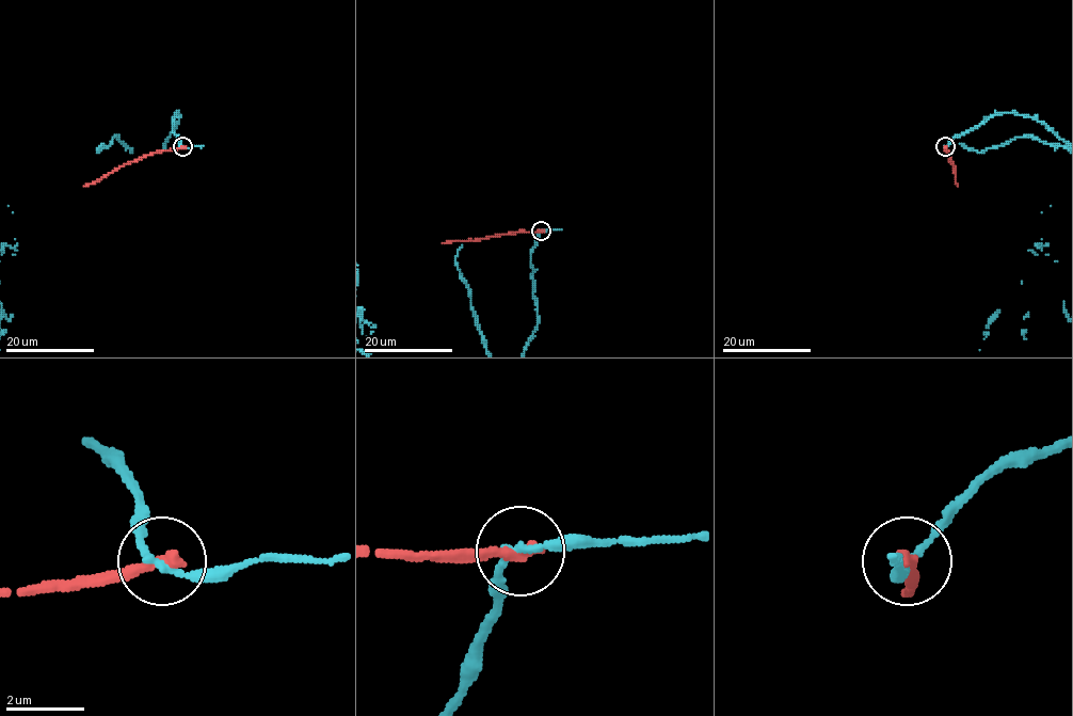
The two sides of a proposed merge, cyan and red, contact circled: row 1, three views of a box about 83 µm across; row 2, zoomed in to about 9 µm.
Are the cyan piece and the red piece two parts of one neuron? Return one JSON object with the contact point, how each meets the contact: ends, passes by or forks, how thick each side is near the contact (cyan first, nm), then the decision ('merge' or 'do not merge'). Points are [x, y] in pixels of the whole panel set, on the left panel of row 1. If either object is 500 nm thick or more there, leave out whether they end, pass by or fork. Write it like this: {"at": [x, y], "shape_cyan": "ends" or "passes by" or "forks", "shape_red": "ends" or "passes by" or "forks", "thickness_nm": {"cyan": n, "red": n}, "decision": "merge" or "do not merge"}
{"at": [182, 146], "shape_cyan": "passes by", "shape_red": "ends", "thickness_nm": {"cyan": 180, "red": 320}, "decision": "do not merge"}

